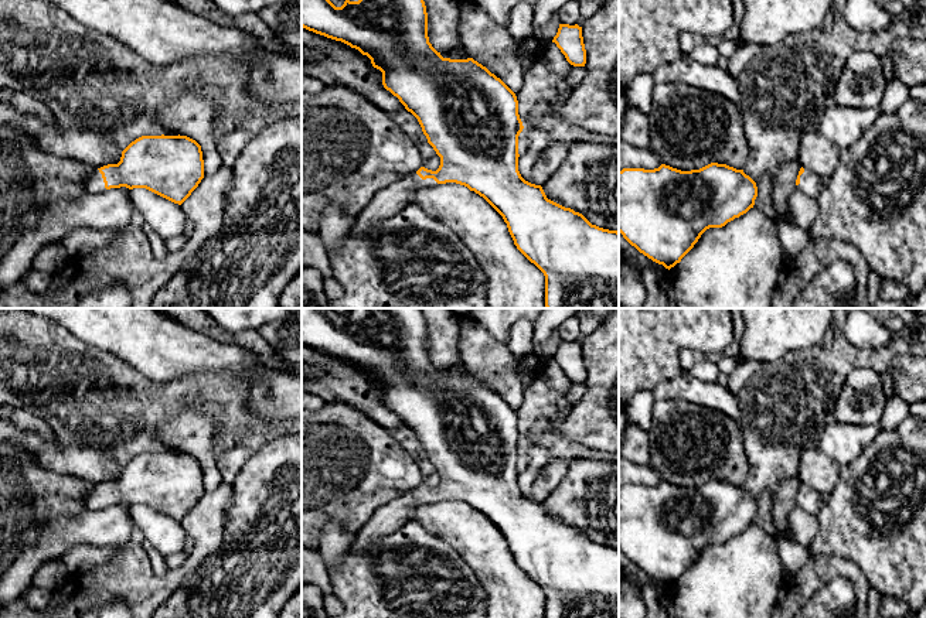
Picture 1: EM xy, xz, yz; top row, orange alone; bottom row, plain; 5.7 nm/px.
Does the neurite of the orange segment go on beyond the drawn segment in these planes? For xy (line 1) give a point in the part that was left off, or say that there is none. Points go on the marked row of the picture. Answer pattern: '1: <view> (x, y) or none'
1: xy (94, 184)

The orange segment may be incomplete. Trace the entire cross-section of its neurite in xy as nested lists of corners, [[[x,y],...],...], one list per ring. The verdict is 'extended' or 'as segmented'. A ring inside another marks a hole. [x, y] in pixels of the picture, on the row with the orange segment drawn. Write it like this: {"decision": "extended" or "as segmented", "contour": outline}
{"decision": "extended", "contour": [[[142,136],[118,164],[103,165],[85,181],[86,194],[110,188],[146,188],[181,205],[204,178],[201,146],[187,136]]]}

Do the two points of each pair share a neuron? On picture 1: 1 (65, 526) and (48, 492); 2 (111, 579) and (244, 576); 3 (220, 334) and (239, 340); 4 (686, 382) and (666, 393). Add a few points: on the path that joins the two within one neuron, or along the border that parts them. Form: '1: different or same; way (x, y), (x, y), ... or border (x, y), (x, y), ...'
1: different; border (85, 509), (55, 515), (44, 526), (38, 539)
2: different; border (210, 555), (163, 601)
3: same; way (224, 335), (235, 338)
4: same; way (681, 386), (670, 389)

